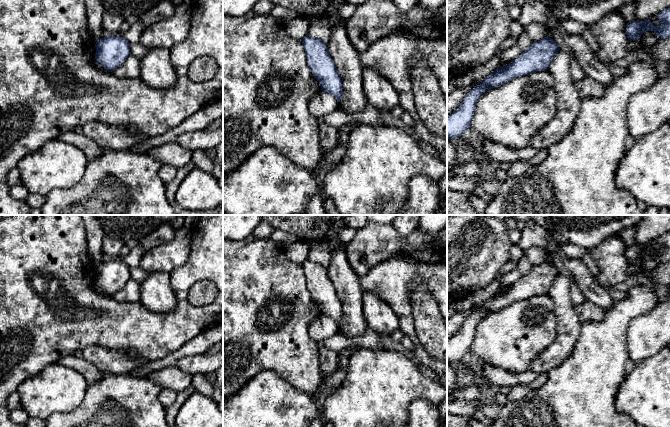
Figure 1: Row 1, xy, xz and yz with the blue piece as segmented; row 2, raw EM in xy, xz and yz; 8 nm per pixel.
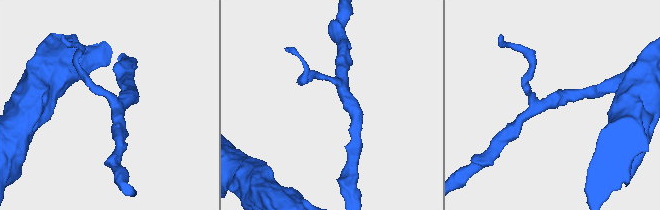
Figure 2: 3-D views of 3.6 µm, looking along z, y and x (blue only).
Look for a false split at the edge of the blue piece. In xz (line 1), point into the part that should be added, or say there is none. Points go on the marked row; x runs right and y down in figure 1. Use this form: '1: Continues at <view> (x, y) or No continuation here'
1: No continuation here

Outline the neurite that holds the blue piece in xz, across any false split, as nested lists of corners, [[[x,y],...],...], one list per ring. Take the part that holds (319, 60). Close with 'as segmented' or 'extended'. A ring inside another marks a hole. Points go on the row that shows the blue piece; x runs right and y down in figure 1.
[[[310,35],[305,36],[301,42],[308,66],[319,82],[321,90],[334,96],[338,104],[343,98],[342,80],[328,52],[327,43]]]; as segmented

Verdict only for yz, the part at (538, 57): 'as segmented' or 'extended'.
as segmented

